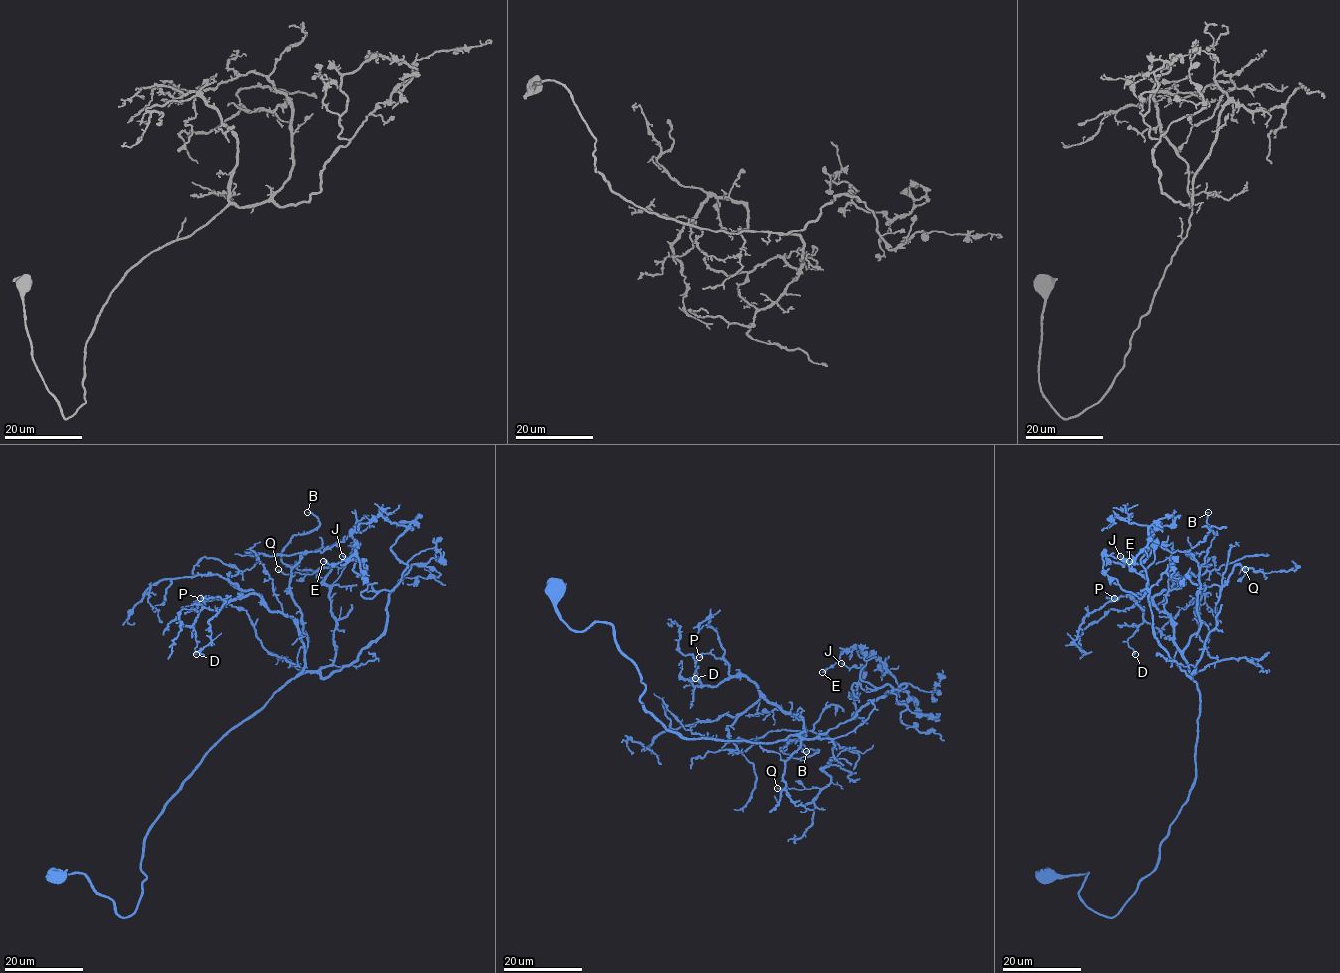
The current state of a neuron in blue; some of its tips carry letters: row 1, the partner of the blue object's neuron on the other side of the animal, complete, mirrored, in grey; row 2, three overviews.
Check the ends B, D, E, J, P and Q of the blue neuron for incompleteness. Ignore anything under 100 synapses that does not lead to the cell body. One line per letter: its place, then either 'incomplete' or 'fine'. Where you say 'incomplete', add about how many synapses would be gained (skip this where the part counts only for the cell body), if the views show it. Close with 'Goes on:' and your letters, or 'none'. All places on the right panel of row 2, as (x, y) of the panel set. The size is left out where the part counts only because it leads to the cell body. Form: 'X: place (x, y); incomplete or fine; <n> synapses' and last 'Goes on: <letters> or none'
B: place (1208, 512); fine
D: place (1135, 654); fine
E: place (1129, 561); fine
J: place (1120, 556); fine
P: place (1114, 598); fine
Q: place (1245, 569); fine
Goes on: none

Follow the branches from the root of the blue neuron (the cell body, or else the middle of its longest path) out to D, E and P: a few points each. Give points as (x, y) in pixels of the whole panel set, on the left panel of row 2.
D: (54, 875), (83, 873), (129, 917), (164, 805), (304, 665), (297, 624), (256, 594), (203, 608), (196, 654)
E: (54, 875), (129, 917), (149, 827), (205, 754), (382, 633), (393, 589), (364, 598), (355, 556), (323, 561)
P: (54, 875), (83, 873), (129, 917), (164, 805), (301, 671), (291, 618), (256, 594), (200, 598)

